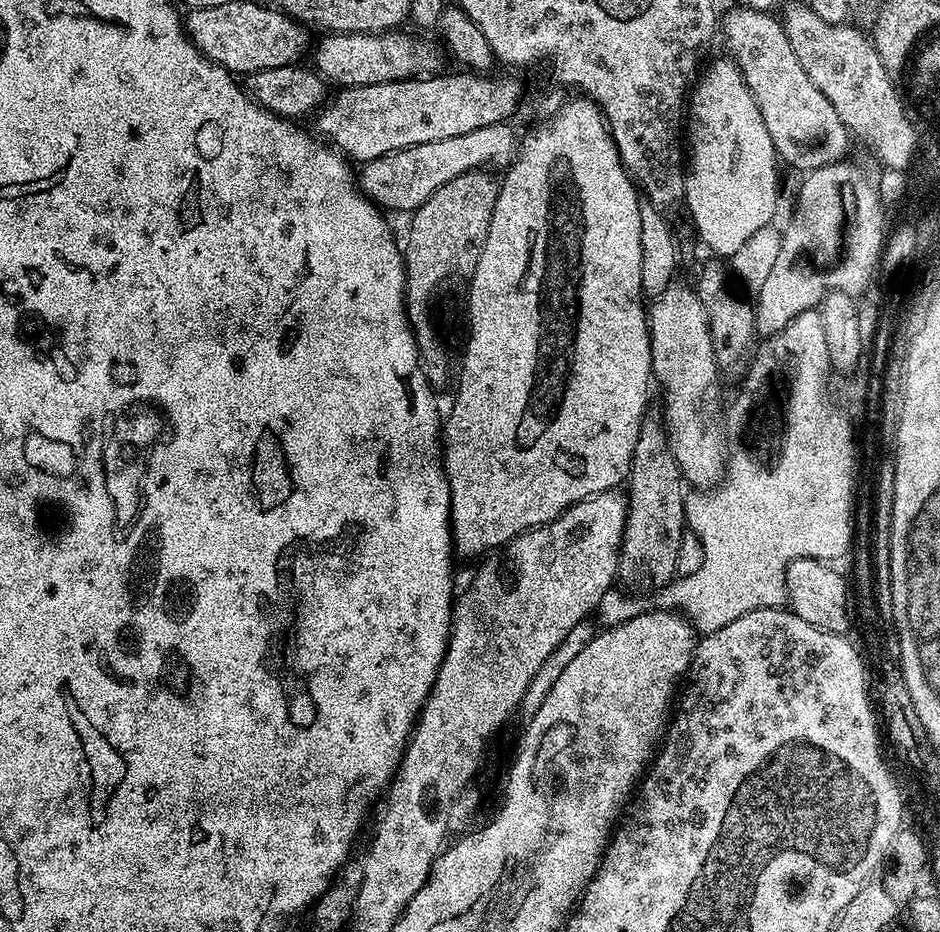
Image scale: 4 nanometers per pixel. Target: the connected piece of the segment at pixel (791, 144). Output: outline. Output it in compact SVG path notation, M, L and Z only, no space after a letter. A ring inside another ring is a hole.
M743 6L730 9L728 21L722 24L722 36L724 32L728 43L727 55L744 75L762 114L762 122L766 122L766 130L770 130L777 157L803 170L835 165L849 155L850 130L838 118L838 110L830 106L826 94L810 82L806 70L802 70L802 62L798 62L798 54L794 54L794 46L790 46L783 23L774 17Z

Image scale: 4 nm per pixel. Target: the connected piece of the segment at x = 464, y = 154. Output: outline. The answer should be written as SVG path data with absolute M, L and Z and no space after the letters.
M506 122L491 124L470 134L455 135L454 138L440 139L438 142L418 143L365 161L361 167L363 169L358 172L361 191L383 209L390 208L405 214L413 212L420 208L434 190L440 189L446 182L485 167L503 148L513 149L518 136L509 126Z

